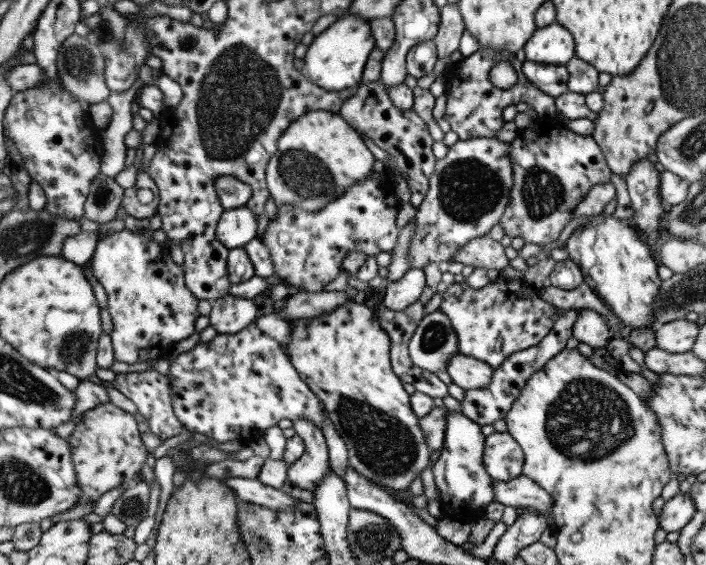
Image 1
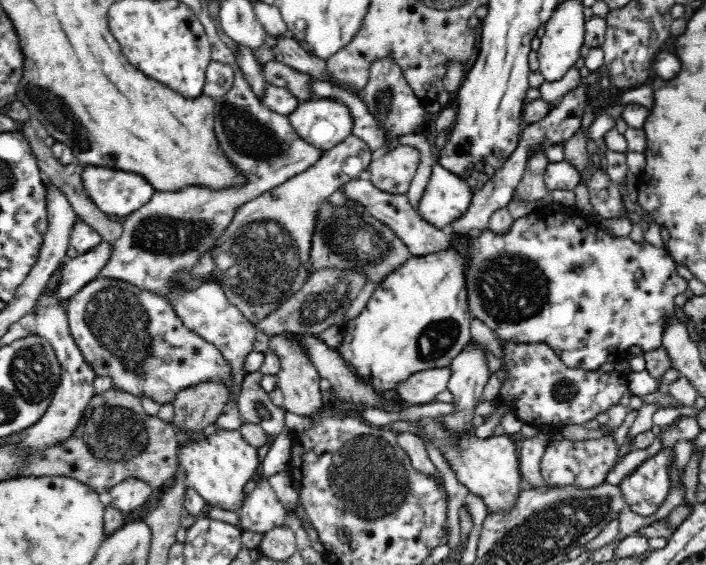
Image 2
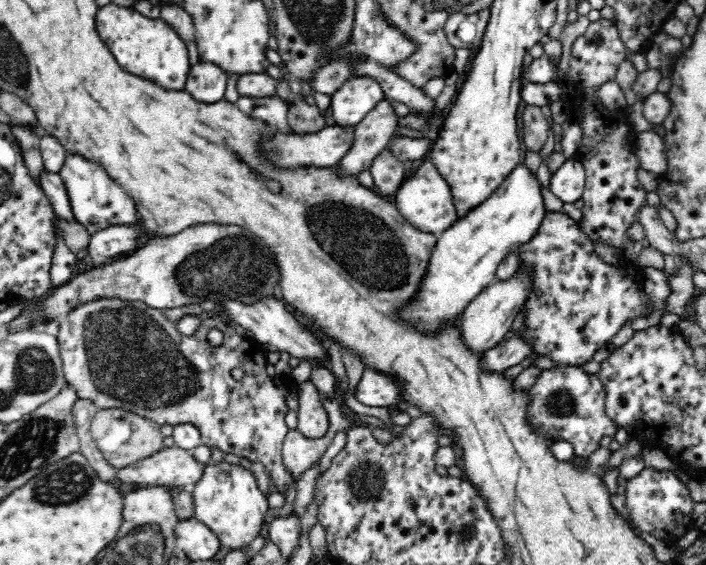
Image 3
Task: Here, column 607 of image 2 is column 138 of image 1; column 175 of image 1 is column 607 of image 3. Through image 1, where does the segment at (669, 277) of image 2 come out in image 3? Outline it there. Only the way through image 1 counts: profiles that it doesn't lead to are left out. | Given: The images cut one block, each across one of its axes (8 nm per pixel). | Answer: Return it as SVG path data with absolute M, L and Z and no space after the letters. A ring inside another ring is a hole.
M562 210L546 212L536 234L528 242L521 244L517 251L521 264L525 268L531 268L533 272L533 287L521 309L525 314L521 336L529 340L533 352L538 355L566 365L586 364L600 348L614 339L626 322L632 322L636 318L648 318L654 310L652 300L648 298L643 287L644 268L624 255L621 255L617 263L606 263L594 252L594 242L590 236Z

